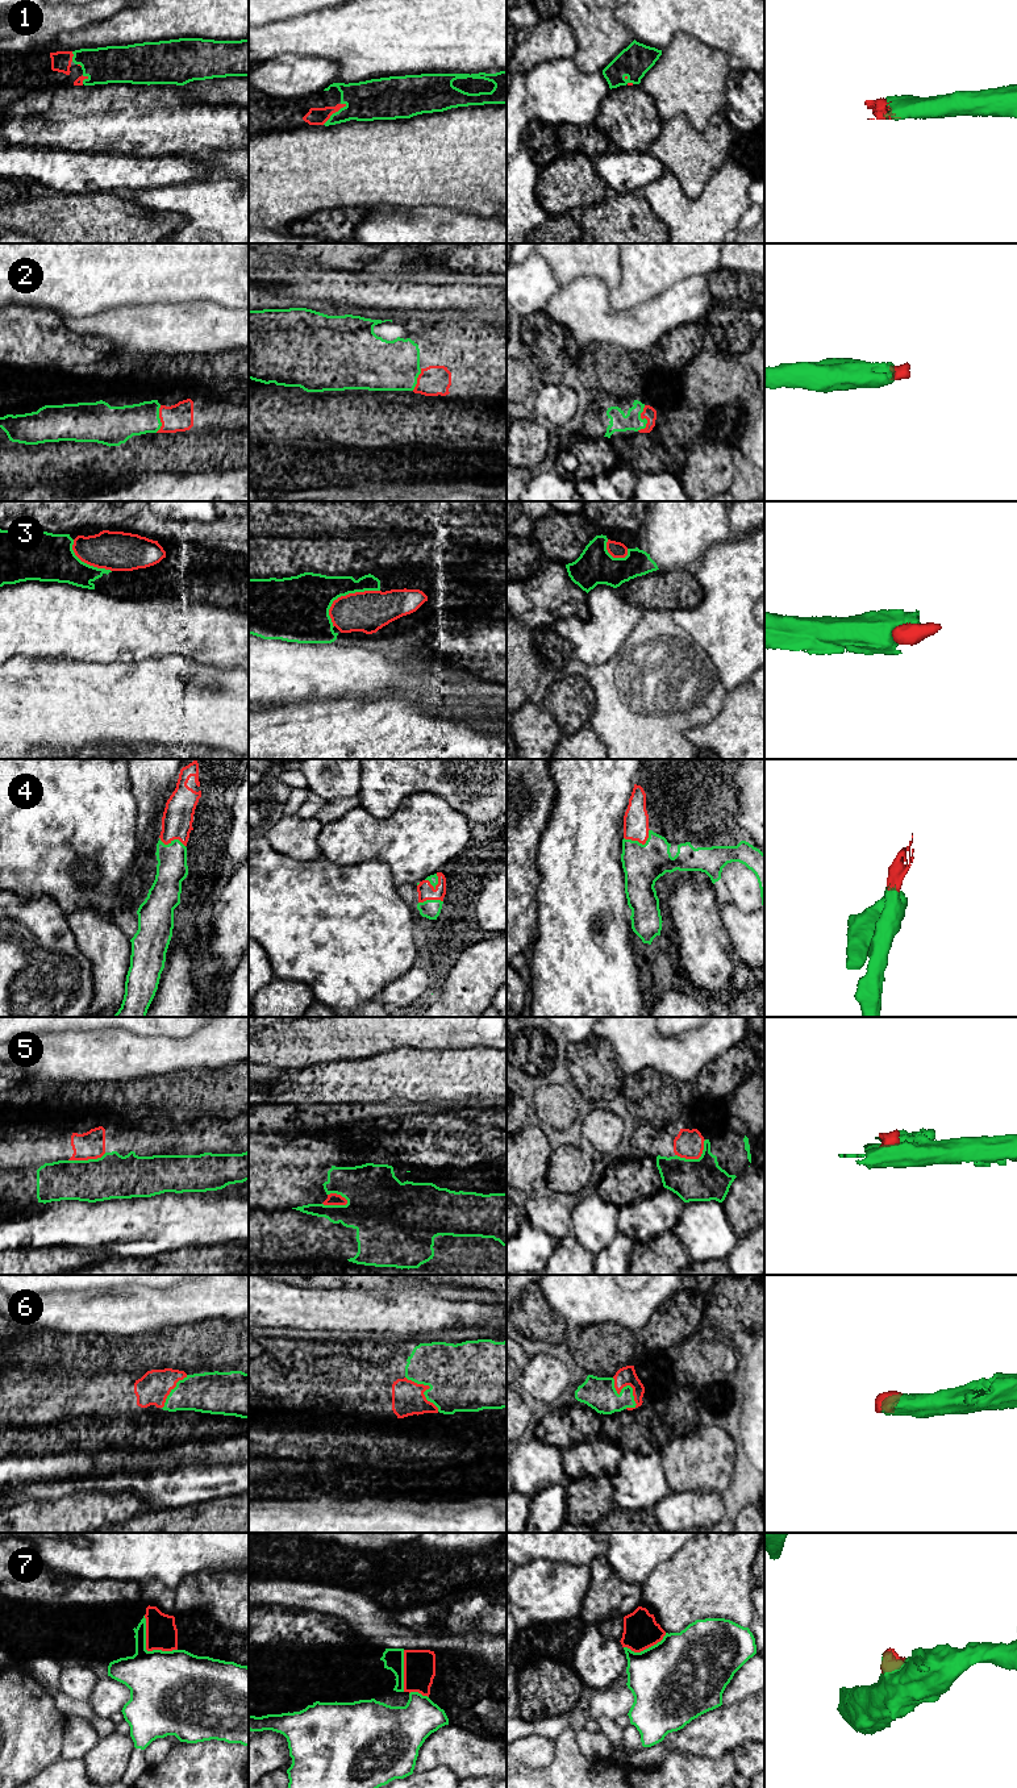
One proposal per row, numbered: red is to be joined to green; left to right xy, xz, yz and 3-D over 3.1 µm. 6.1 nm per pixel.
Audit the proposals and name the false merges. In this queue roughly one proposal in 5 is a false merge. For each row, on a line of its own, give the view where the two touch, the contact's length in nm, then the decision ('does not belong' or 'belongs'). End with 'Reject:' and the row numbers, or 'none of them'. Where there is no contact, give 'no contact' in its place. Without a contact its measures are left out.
1: xz | 200 nm | belongs
2: yz | 170 nm | belongs
3: xz | 360 nm | belongs
4: yz | 170 nm | belongs
5: xz | 160 nm | does not belong
6: yz | 240 nm | belongs
7: xy | 300 nm | does not belong
Reject: 5, 7

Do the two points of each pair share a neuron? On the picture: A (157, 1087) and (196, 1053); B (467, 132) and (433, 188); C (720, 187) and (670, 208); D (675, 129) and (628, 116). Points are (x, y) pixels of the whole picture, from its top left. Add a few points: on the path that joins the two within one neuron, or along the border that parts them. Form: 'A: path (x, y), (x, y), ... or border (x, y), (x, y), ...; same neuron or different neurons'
A: border (205, 1066), (151, 1074), (145, 1078); different neurons
B: path (458, 146), (433, 174); same neuron
C: path (708, 199), (699, 208), (682, 208); same neuron
D: border (662, 121), (659, 134), (647, 151); different neurons

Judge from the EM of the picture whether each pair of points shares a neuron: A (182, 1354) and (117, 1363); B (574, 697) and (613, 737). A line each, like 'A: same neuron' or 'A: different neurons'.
A: same neuron
B: different neurons

